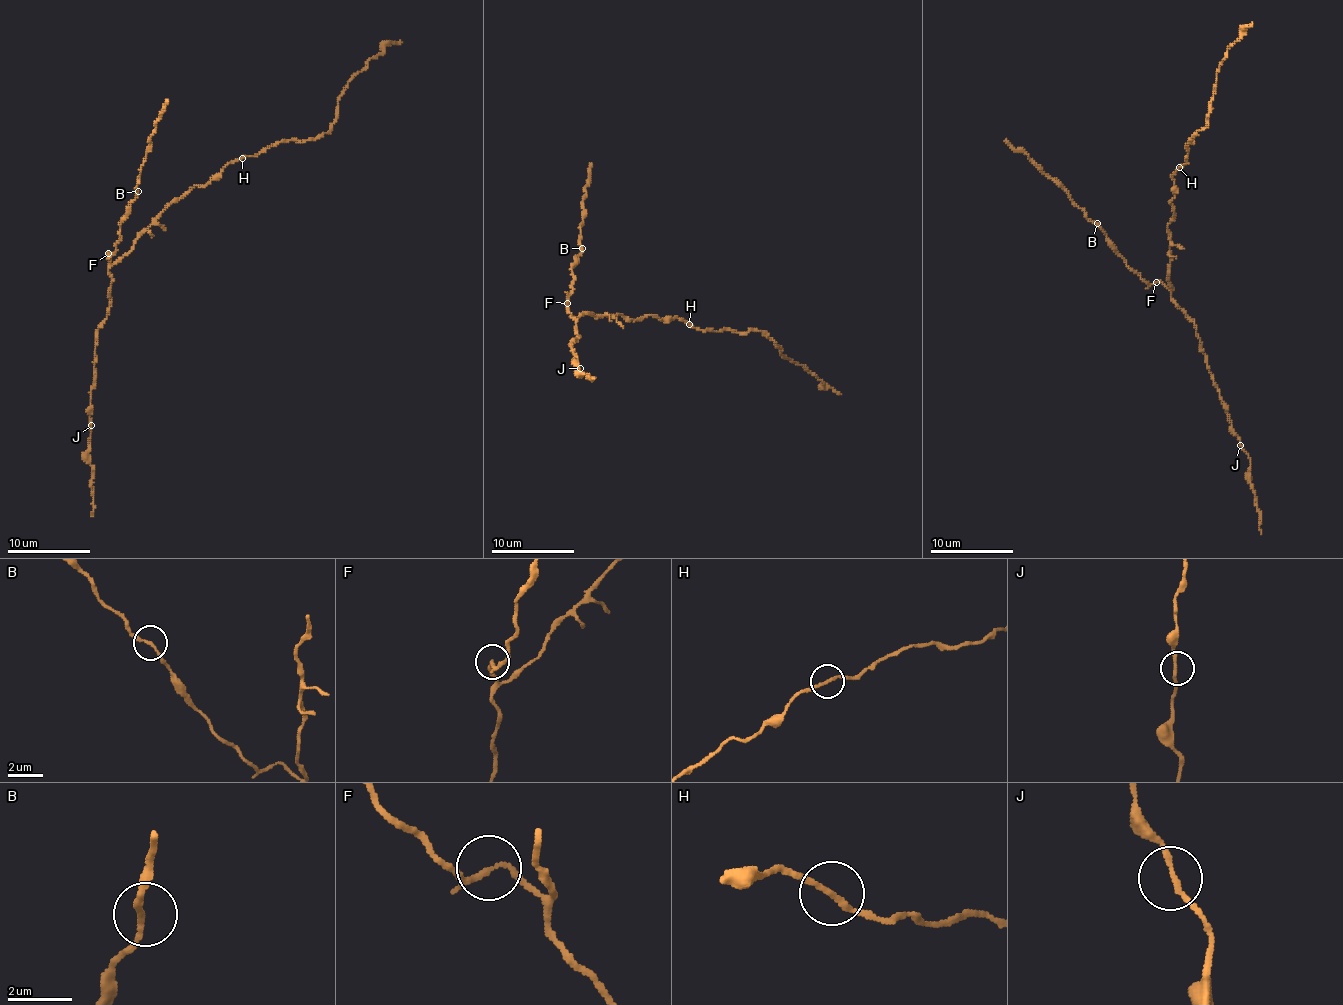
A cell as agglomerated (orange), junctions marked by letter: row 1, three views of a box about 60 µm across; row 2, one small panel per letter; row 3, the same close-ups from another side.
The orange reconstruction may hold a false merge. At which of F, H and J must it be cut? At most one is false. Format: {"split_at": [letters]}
{"split_at": []}

